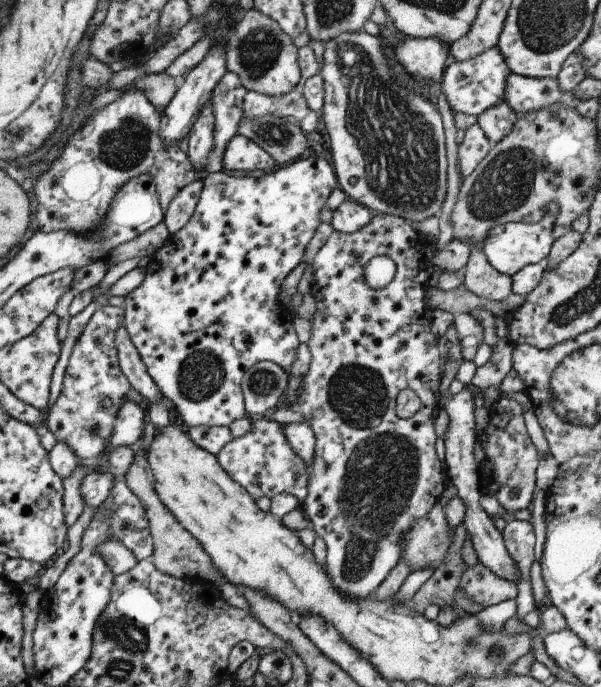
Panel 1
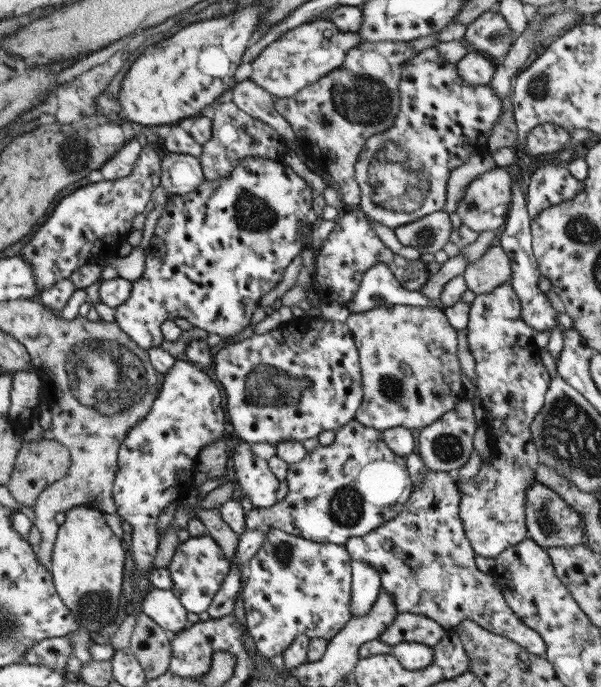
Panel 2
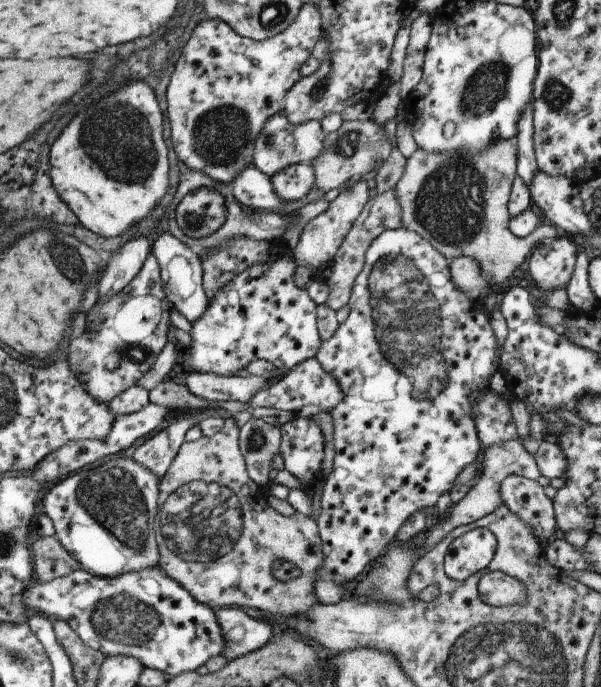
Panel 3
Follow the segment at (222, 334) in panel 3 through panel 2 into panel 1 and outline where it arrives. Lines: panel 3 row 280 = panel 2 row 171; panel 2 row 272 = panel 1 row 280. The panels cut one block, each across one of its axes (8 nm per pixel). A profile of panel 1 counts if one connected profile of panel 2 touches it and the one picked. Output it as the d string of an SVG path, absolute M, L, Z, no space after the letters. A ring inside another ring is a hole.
M315 156L305 159L297 159L292 164L287 164L275 172L263 174L259 178L243 176L234 178L222 171L215 171L205 175L201 180L200 195L198 196L193 214L189 220L156 250L144 266L144 275L141 284L125 295L123 302L122 324L126 328L131 342L135 345L140 359L145 365L146 371L153 379L159 394L172 404L185 428L189 427L228 427L234 420L246 416L244 400L240 389L243 373L253 363L259 361L273 361L278 364L287 374L291 364L295 362L295 350L299 346L298 336L293 328L291 312L285 308L278 299L282 280L287 273L302 262L301 257L307 242L315 229L318 227L318 214L325 204L329 193L337 186L333 167L323 158Z

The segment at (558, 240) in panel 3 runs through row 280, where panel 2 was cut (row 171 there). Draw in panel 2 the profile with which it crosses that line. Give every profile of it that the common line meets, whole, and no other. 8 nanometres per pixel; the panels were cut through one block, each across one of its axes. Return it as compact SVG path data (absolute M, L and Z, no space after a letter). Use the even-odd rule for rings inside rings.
M543 164L531 174L527 185L526 211L533 220L542 210L564 203L584 190L584 182L575 180L564 164Z

